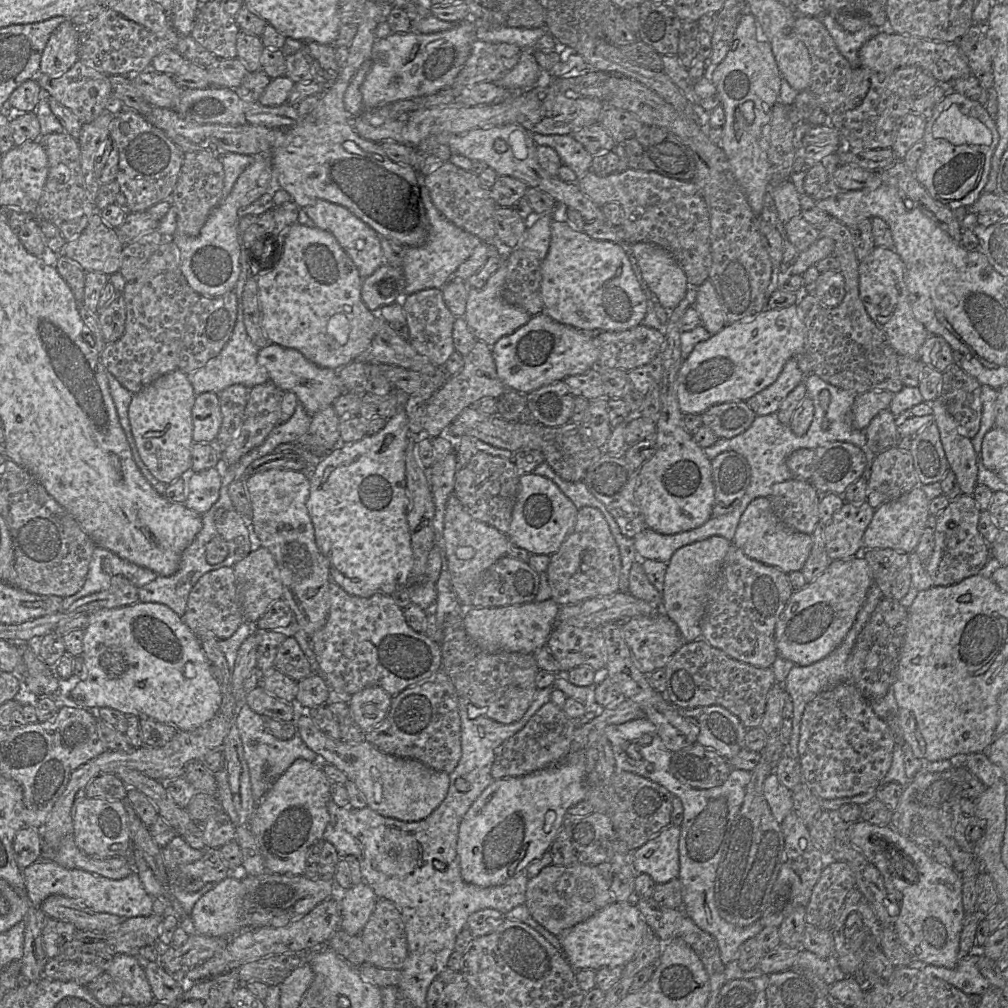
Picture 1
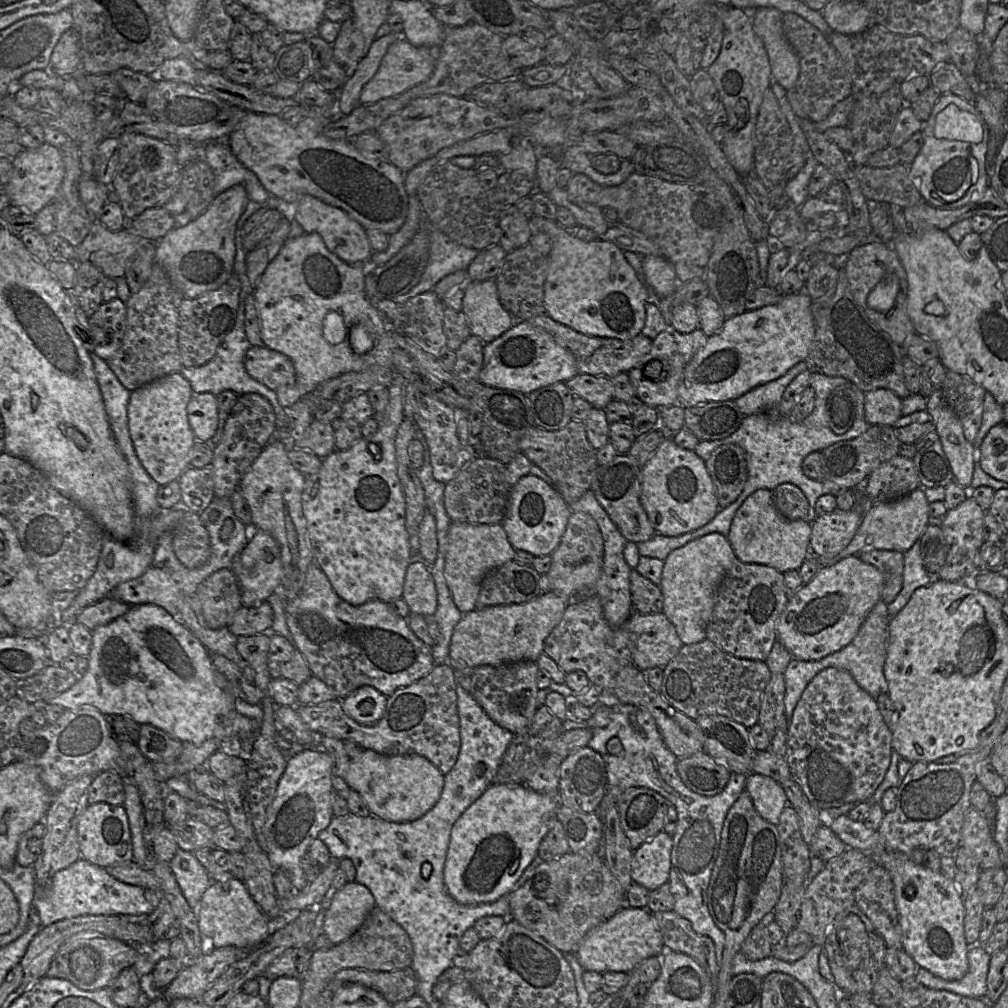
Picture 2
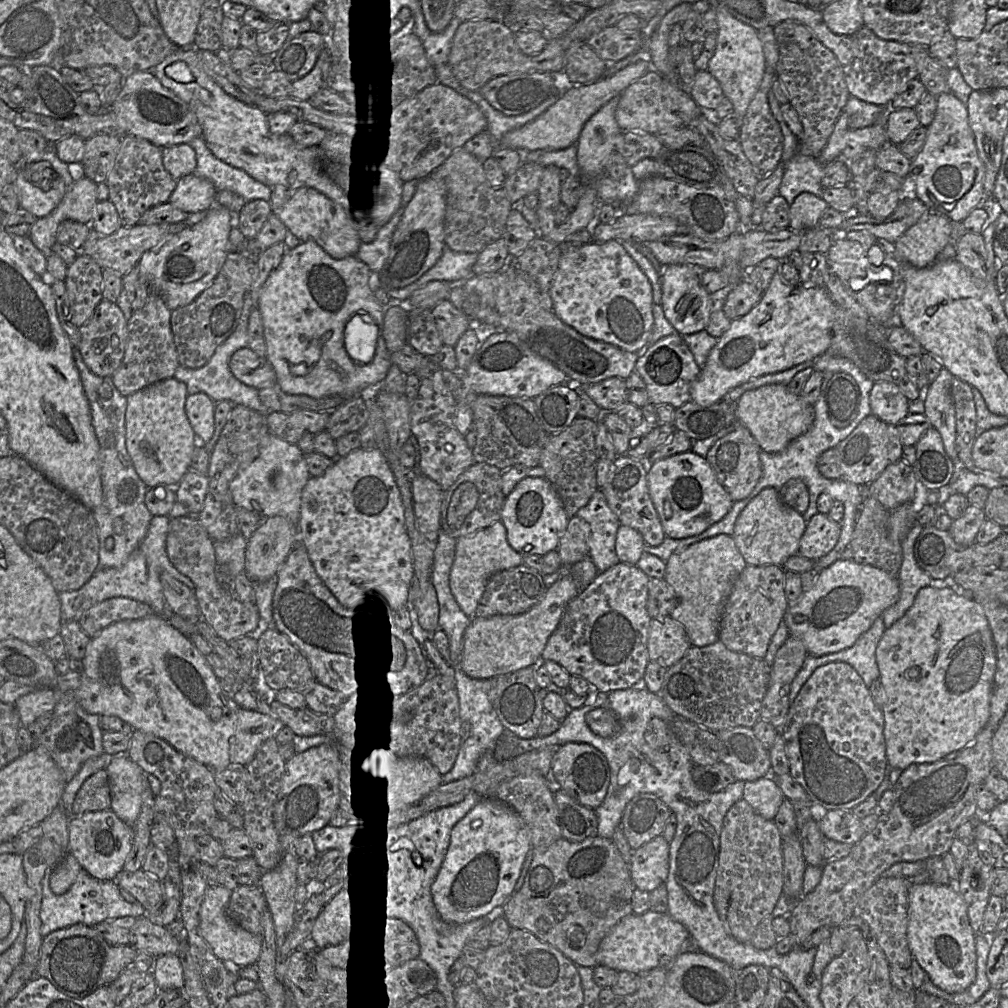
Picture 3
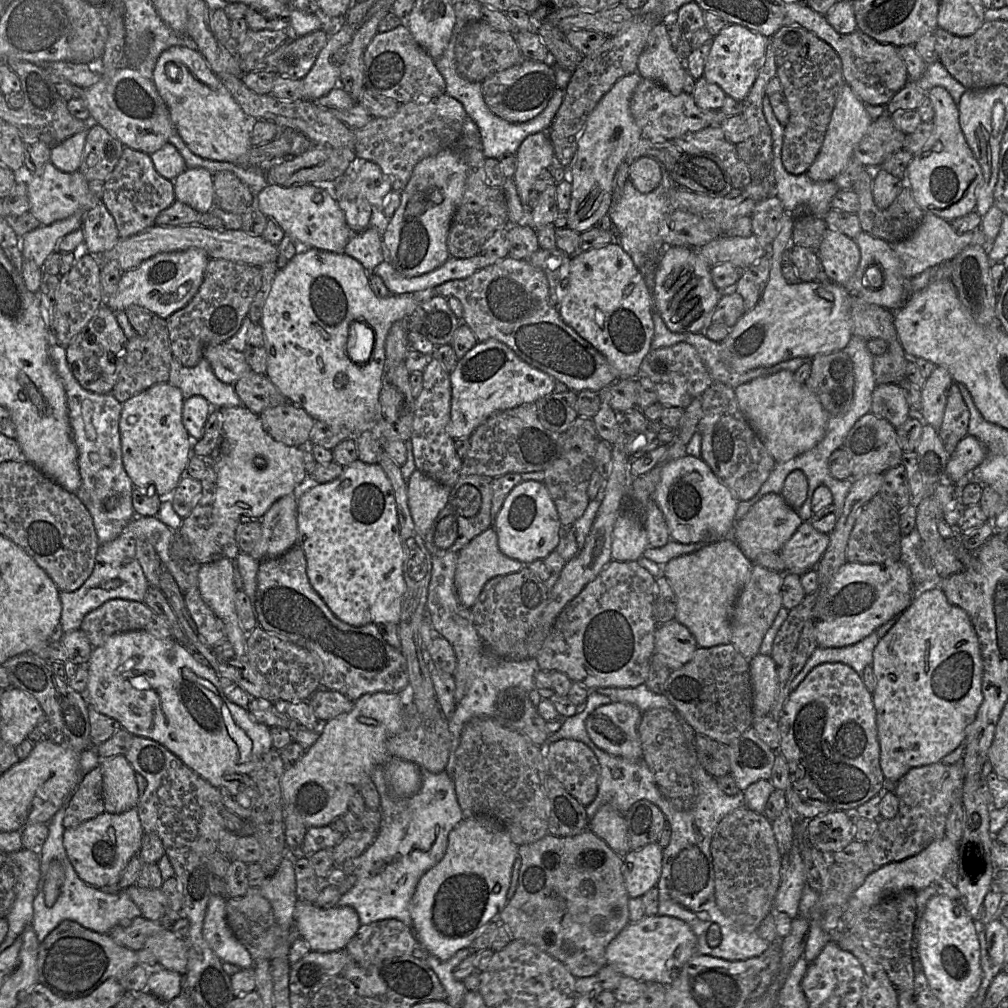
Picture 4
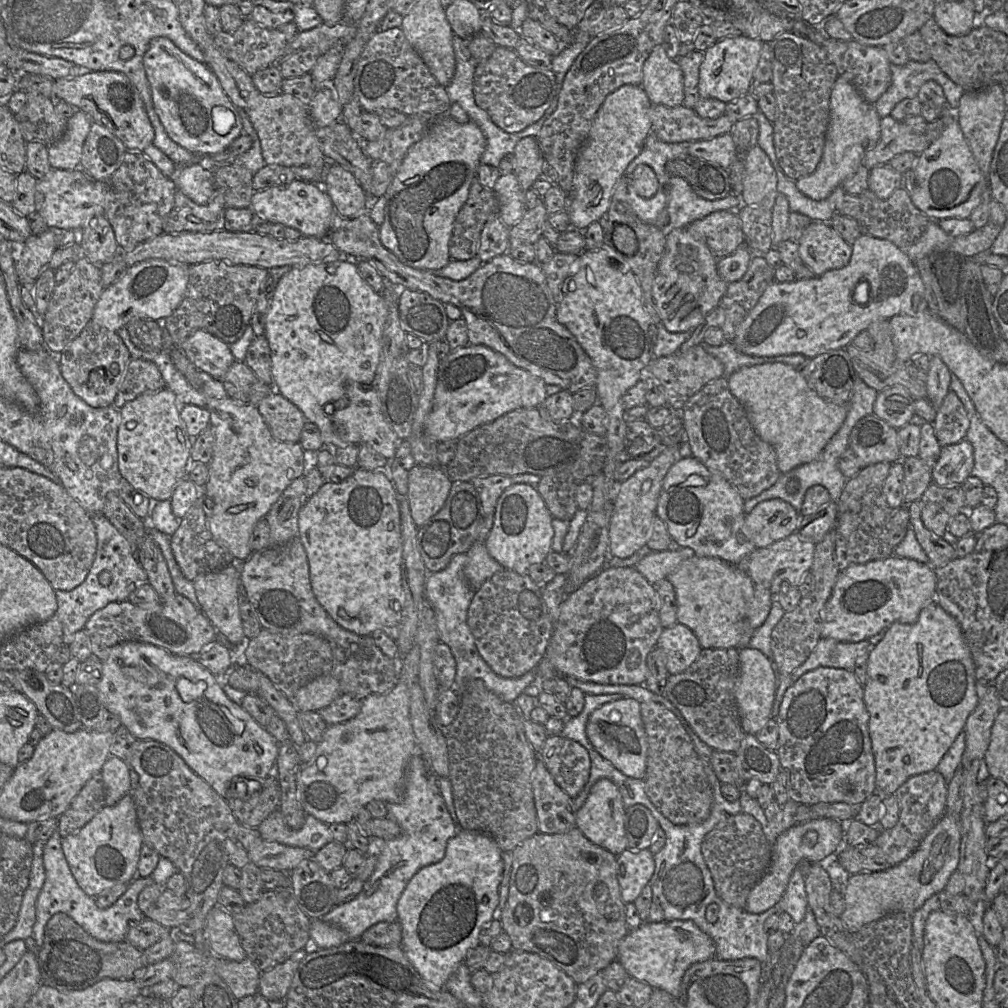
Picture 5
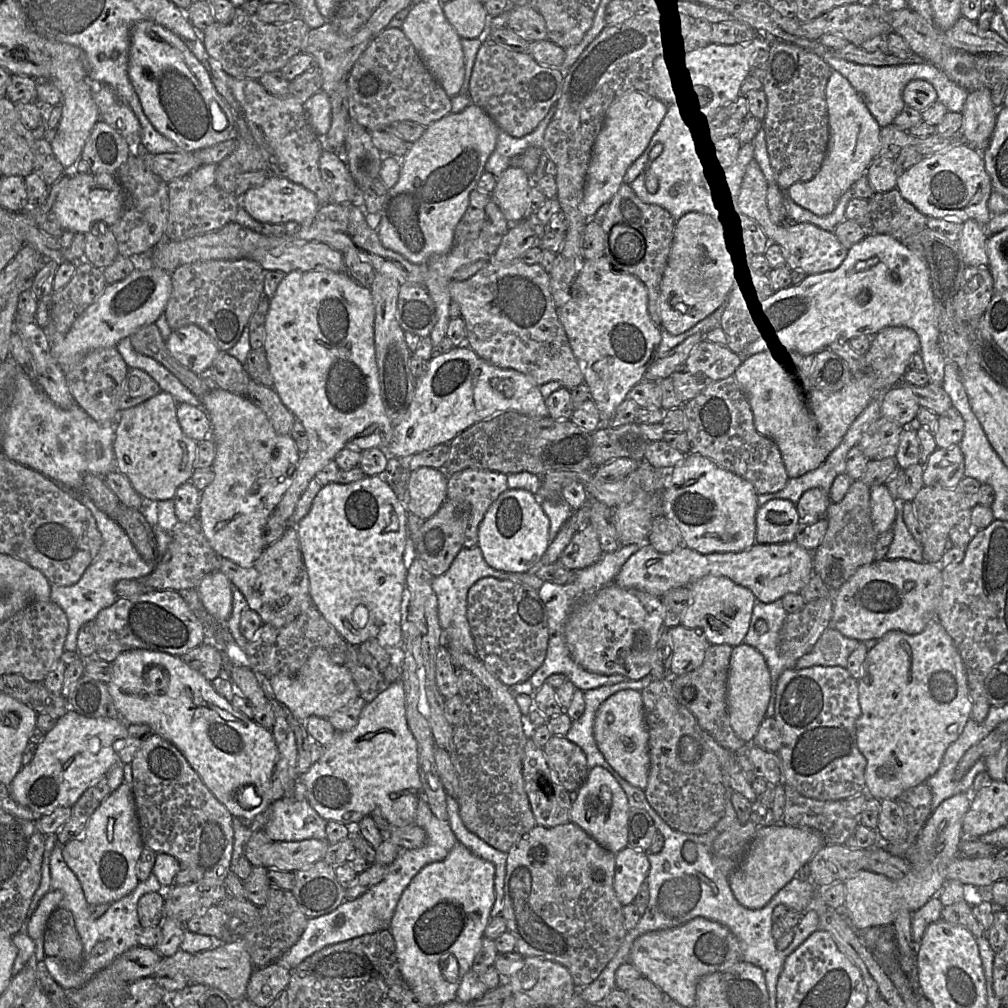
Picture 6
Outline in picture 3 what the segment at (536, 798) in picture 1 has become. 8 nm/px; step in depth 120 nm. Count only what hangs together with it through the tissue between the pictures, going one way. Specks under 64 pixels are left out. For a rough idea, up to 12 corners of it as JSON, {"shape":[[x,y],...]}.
{"shape":[[482,797],[431,886],[461,925],[502,907],[531,850],[521,816]]}

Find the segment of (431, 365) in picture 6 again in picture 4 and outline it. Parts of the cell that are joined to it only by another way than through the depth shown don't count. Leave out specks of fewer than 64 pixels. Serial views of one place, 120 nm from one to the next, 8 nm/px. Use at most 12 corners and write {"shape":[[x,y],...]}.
{"shape":[[478,342],[449,373],[447,434],[536,403],[556,380],[504,343]]}

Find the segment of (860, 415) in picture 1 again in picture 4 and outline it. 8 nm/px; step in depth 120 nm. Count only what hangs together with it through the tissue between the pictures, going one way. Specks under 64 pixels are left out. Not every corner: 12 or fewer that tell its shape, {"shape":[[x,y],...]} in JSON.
{"shape":[[877,384],[871,412],[895,428],[909,418],[899,384]]}

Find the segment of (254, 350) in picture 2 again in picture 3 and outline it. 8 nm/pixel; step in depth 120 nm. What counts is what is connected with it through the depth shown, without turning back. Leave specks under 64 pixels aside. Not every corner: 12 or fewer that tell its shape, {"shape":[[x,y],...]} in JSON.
{"shape":[[249,347],[231,356],[240,382],[258,390],[276,385],[272,365]]}

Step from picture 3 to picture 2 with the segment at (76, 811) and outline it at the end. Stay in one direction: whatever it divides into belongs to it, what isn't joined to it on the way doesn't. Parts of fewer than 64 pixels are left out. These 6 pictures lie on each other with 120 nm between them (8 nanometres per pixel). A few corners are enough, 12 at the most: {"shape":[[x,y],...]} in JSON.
{"shape":[[113,771],[96,774],[87,803],[122,805],[122,778]]}

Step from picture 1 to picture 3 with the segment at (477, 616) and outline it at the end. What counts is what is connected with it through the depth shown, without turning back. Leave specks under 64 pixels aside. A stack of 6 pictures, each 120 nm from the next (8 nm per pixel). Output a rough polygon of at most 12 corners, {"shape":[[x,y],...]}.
{"shape":[[570,573],[519,615],[473,617],[462,671],[536,667],[581,588]]}

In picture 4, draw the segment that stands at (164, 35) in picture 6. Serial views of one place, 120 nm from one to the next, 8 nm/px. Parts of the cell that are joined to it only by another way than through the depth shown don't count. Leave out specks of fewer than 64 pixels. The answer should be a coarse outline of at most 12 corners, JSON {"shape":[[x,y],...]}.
{"shape":[[197,49],[163,51],[152,80],[205,159],[251,167],[253,121]]}

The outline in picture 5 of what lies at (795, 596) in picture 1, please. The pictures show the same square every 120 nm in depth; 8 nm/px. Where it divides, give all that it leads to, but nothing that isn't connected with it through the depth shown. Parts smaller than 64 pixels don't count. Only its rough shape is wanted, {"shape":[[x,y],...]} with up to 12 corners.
{"shape":[[894,555],[839,573],[821,636],[868,640],[914,624],[930,564]]}

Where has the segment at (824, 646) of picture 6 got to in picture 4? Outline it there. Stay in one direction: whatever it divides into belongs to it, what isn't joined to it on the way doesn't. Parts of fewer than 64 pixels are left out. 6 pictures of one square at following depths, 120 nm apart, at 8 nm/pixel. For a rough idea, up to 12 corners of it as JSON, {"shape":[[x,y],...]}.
{"shape":[[872,632],[844,647],[817,647],[791,692],[822,663],[843,663],[861,677],[880,638]]}

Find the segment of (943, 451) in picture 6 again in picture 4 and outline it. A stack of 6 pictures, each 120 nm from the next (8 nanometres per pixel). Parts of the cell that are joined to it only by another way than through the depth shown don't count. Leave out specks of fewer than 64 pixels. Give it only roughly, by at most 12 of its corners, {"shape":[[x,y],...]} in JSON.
{"shape":[[971,435],[959,441],[946,465],[957,482],[982,463],[985,446]]}

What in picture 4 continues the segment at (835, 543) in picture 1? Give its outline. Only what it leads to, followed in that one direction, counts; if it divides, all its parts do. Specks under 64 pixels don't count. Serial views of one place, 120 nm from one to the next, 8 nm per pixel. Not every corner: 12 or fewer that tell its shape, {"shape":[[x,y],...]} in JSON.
{"shape":[[804,521],[779,551],[786,573],[815,569],[829,534]]}

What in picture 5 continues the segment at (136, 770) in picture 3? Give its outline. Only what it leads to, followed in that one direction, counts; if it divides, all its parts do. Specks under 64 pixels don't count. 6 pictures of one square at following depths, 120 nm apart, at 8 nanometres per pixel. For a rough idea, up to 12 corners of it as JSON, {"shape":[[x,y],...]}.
{"shape":[[109,756],[101,769],[105,805],[132,792],[128,763]]}

